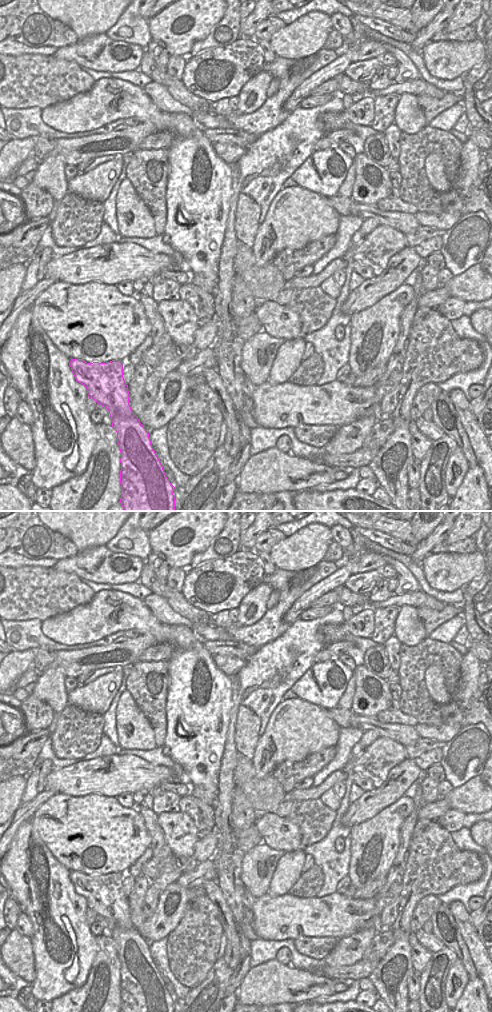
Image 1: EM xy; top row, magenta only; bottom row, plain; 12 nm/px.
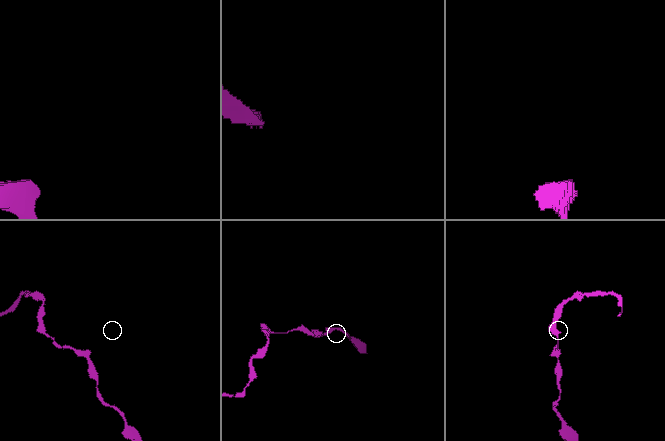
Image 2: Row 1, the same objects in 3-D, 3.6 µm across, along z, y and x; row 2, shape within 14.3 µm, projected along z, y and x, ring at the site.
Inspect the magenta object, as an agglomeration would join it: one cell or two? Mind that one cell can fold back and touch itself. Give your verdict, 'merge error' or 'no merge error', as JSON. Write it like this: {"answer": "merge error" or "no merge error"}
{"answer": "no merge error"}

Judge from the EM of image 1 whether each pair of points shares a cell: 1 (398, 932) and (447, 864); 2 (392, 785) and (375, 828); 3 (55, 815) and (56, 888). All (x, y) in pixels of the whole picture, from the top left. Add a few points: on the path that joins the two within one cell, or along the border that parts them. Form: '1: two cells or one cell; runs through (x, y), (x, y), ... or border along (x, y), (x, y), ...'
1: one cell; runs through (405, 915), (408, 902), (430, 880)
2: two cells; border along (401, 796), (395, 802), (362, 822)
3: two cells; border along (41, 840), (50, 852), (70, 871)

